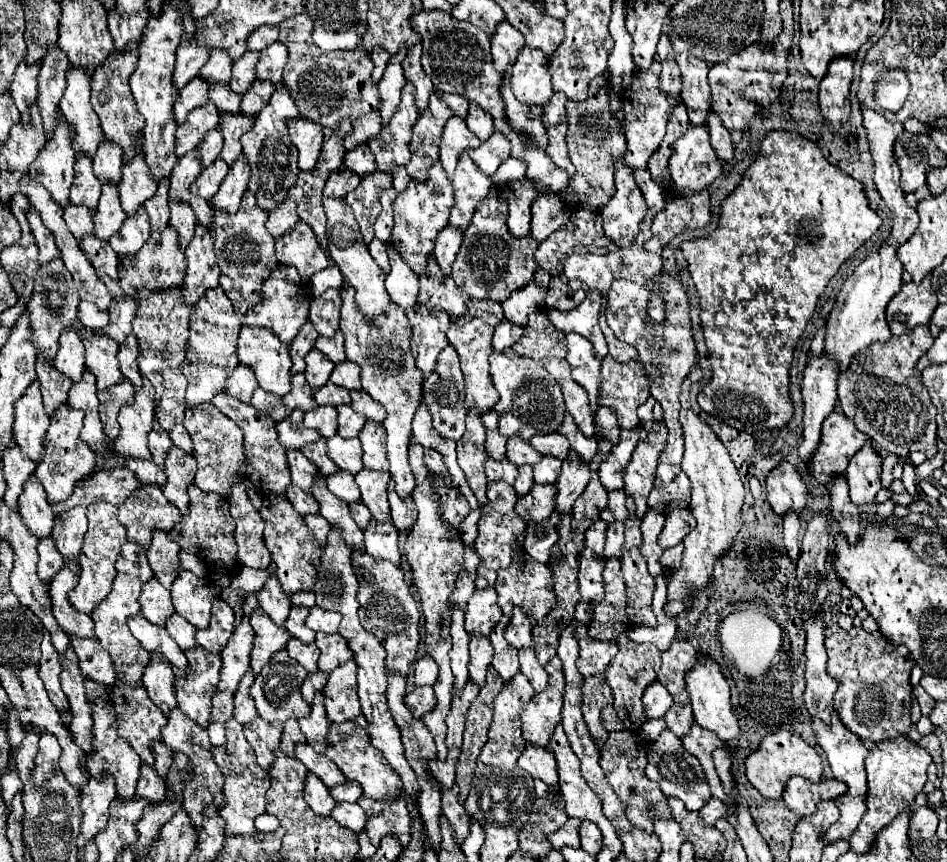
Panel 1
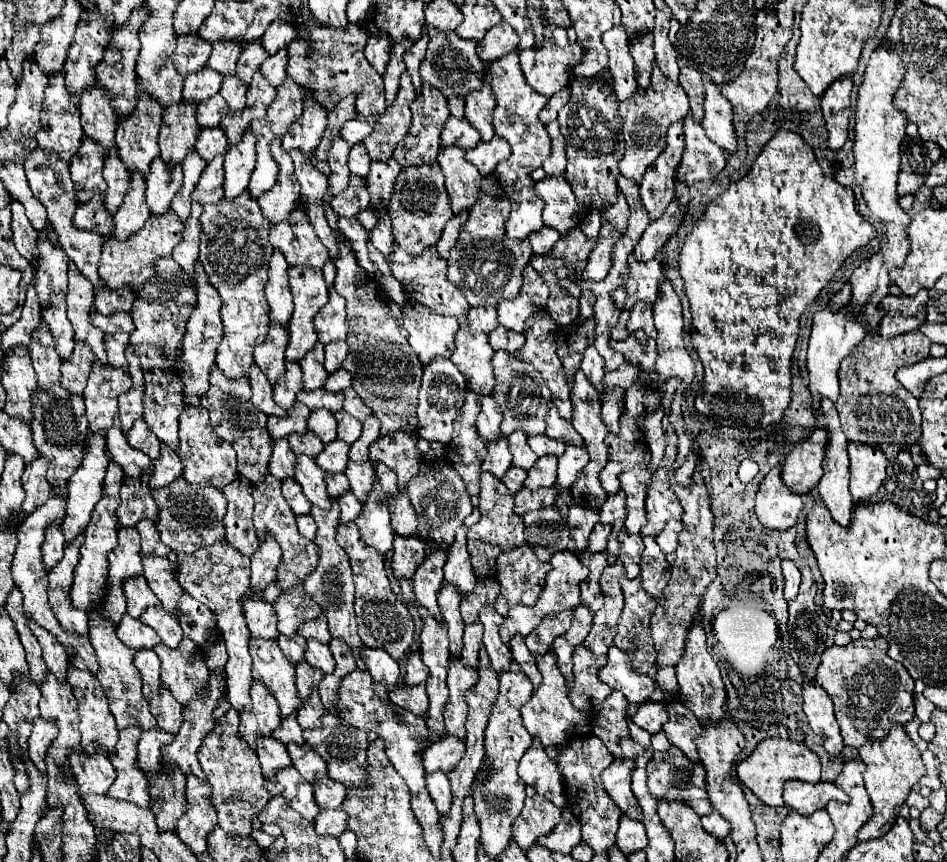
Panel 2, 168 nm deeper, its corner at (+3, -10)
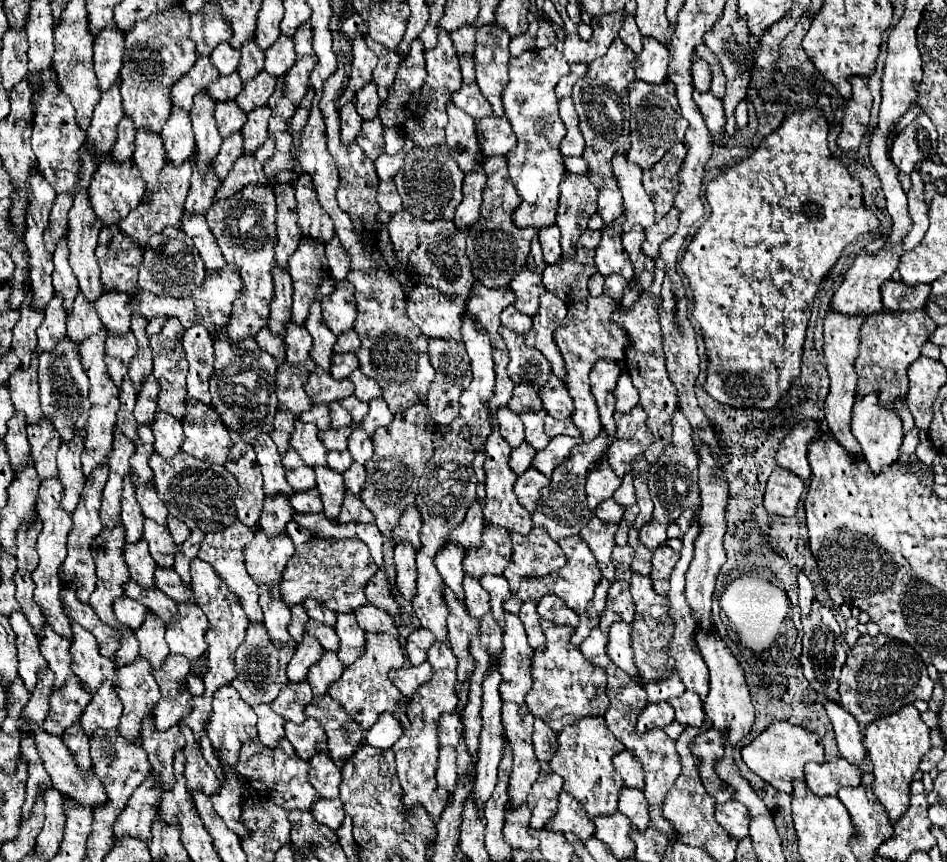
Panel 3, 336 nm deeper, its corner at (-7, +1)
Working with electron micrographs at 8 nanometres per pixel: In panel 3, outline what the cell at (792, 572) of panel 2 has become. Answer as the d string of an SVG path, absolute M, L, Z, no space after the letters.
M801 571L797 575L797 583L799 583L799 607L803 613L809 613L811 611L811 601L815 597L815 589L809 581L809 577L805 575L805 571Z

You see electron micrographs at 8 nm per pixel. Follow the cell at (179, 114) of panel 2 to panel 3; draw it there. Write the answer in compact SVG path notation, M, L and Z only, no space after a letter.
M199 57L195 61L195 65L191 67L189 73L185 73L171 89L171 101L175 107L183 109L183 111L191 111L193 105L193 97L199 91L205 91L211 81L215 81L219 77L219 71L211 65L209 57Z

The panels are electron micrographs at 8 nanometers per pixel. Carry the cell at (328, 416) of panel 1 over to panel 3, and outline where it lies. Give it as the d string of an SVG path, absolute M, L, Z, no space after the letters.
M329 403L329 413L331 413L331 427L341 429L351 425L351 415L339 405L339 403Z

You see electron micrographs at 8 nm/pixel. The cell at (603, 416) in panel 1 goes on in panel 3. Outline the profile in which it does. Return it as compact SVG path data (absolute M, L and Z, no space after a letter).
M627 371L621 373L617 387L615 387L615 399L617 399L617 409L621 413L627 413L627 409L633 409L639 403L639 393L631 385L631 377L627 377Z

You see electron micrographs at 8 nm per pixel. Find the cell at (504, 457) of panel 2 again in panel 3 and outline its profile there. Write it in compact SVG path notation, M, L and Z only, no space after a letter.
M503 407L503 409L497 411L497 421L499 421L501 437L511 445L511 449L517 449L525 441L523 423L521 423L519 415L515 415L513 411L509 411L507 407Z

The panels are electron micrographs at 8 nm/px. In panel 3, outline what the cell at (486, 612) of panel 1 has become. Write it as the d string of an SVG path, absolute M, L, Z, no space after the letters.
M501 527L483 529L483 545L479 551L467 551L463 569L467 575L481 579L485 575L503 575L511 563L511 537Z

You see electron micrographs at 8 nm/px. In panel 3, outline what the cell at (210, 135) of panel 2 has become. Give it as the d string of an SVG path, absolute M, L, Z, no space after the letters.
M235 101L217 103L215 119L217 119L217 129L219 129L223 139L229 137L231 133L239 133L241 127L245 125L245 121L247 121L245 113L235 105Z

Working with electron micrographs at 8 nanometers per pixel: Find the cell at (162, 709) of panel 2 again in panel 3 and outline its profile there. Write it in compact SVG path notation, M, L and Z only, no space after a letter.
M169 655L167 661L161 665L161 669L153 671L153 677L161 689L163 697L179 697L179 689L183 689L185 679L189 675L191 663L187 663L185 657Z

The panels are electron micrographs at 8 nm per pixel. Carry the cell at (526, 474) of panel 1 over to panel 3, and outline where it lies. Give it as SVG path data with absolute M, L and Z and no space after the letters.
M521 443L517 449L511 451L509 465L511 465L511 469L513 469L517 475L523 475L523 473L531 467L533 457L535 457L535 449L531 449L529 443Z

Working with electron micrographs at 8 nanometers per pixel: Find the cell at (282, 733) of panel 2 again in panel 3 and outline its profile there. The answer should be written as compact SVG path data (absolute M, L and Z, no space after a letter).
M307 681L301 683L287 683L279 697L275 699L275 703L271 703L271 709L281 715L285 721L293 721L293 723L303 723L307 719L305 715L305 707L311 703L313 693L311 687L307 685Z

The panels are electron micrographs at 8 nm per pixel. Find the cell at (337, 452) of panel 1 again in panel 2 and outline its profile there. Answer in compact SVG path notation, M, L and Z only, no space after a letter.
M333 440L325 444L323 452L315 458L315 462L325 472L345 472L345 464L349 462L349 444L343 440Z

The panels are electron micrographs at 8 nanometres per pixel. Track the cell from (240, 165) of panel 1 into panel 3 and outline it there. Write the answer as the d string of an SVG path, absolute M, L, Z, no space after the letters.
M263 105L263 107L259 107L247 115L247 123L241 129L245 153L255 153L255 149L259 149L259 145L269 137L267 135L269 115L271 115L271 109L267 105Z

